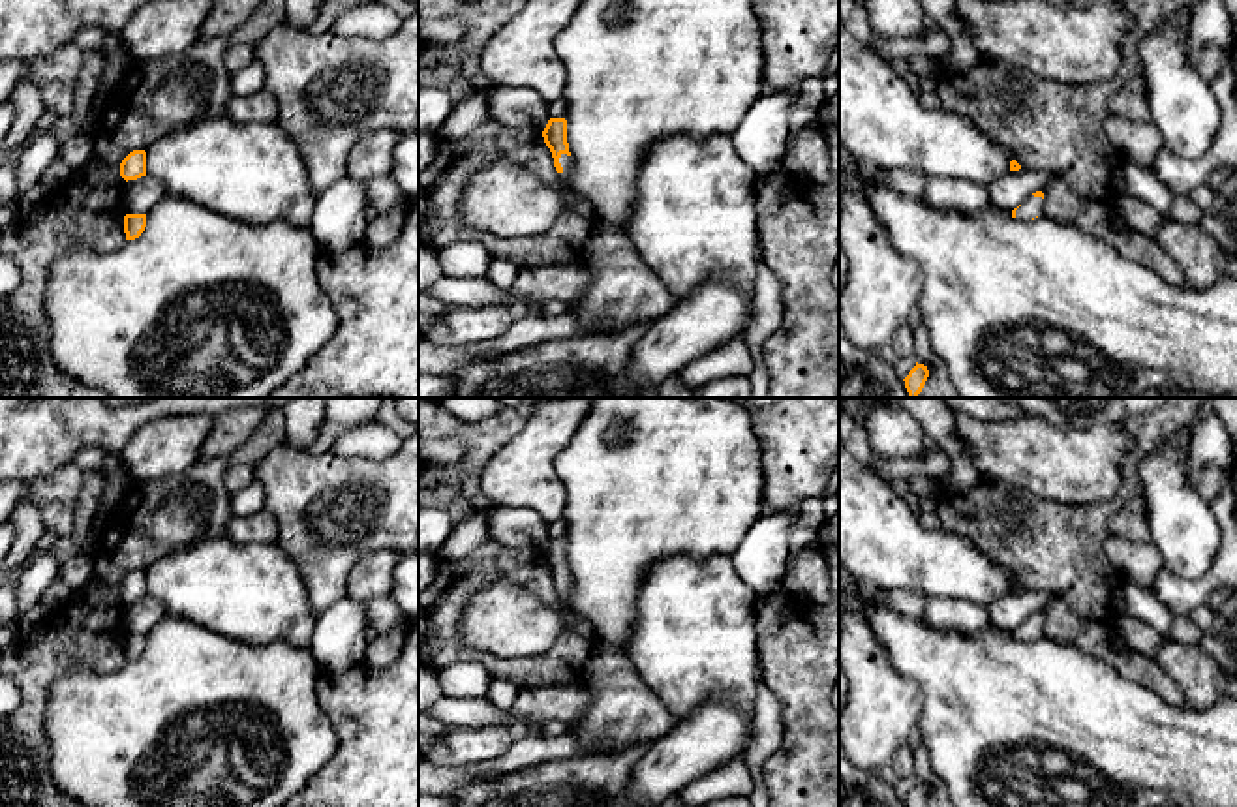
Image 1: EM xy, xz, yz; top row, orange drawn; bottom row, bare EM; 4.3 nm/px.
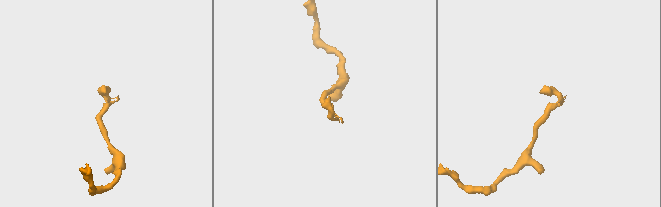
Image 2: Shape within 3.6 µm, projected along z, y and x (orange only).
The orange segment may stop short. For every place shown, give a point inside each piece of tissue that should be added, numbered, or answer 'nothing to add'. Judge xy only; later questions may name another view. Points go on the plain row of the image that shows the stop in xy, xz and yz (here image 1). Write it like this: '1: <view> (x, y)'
nothing to add

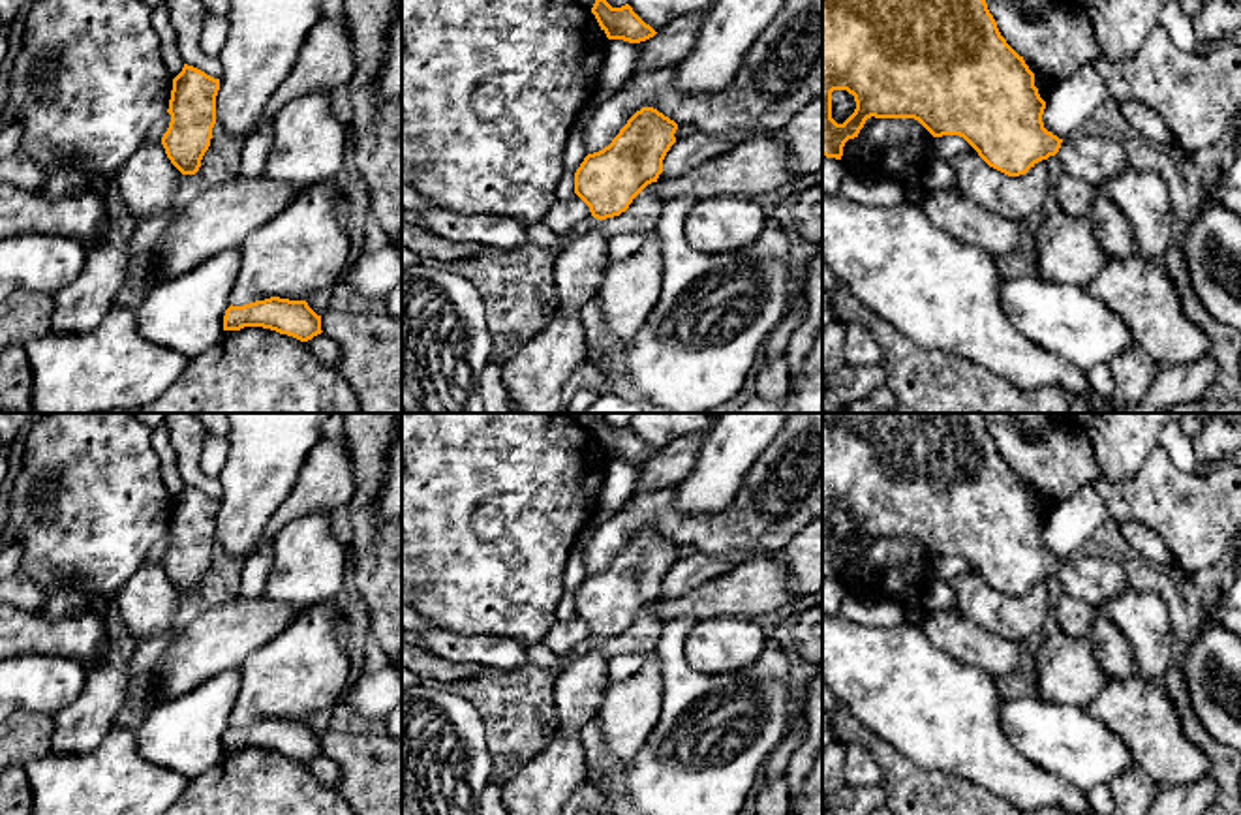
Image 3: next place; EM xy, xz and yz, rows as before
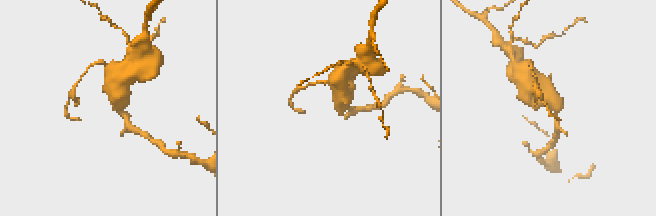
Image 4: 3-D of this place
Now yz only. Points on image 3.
1: yz (1093, 579)

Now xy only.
nothing to add

